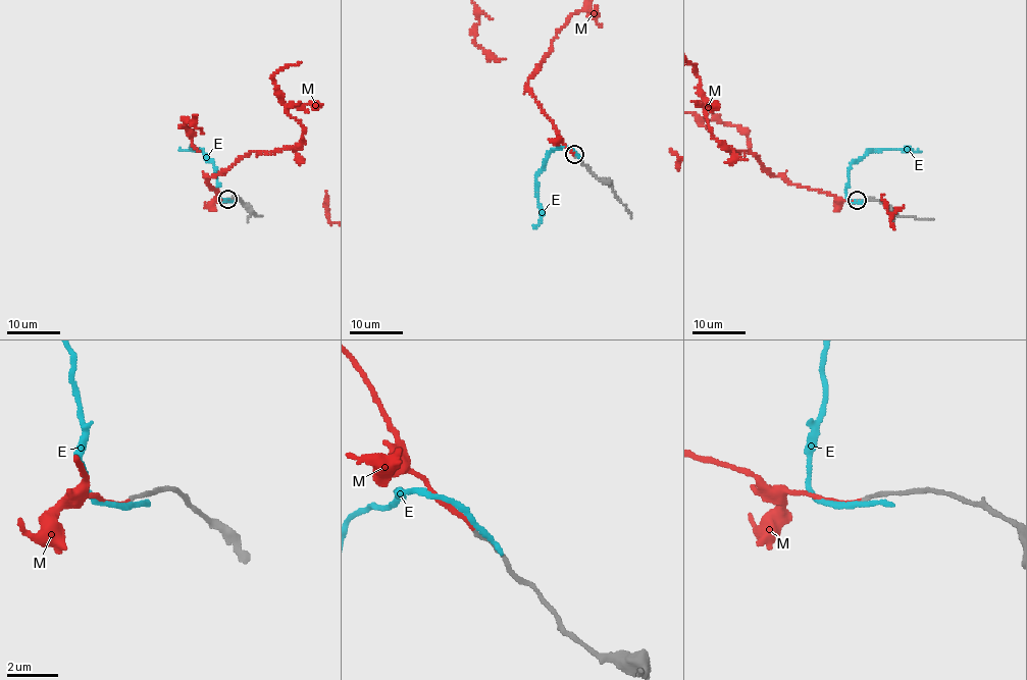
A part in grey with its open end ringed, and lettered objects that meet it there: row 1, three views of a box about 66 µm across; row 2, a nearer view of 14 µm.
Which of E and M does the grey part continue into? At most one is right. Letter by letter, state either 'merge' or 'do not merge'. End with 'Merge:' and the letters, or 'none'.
E: do not merge
M: merge
Merge: M

